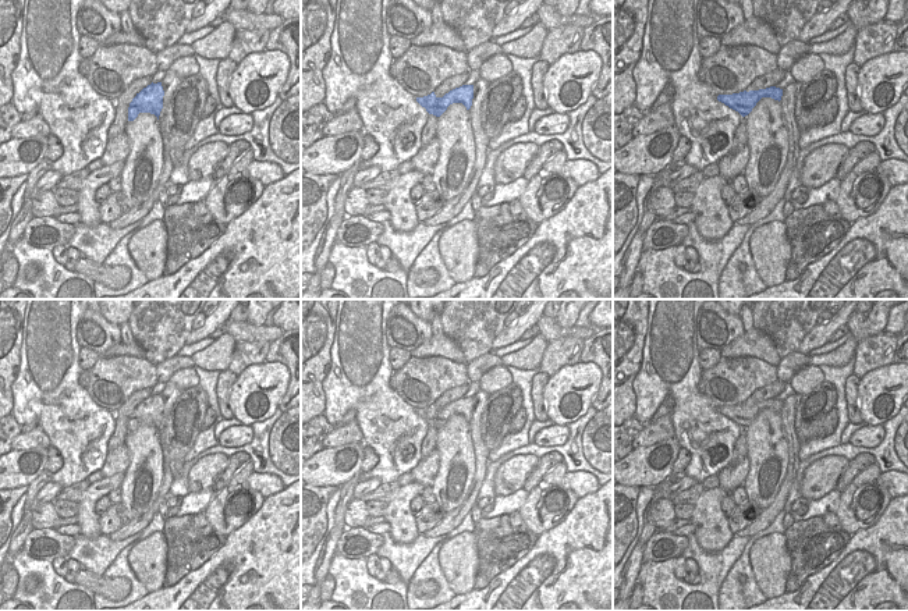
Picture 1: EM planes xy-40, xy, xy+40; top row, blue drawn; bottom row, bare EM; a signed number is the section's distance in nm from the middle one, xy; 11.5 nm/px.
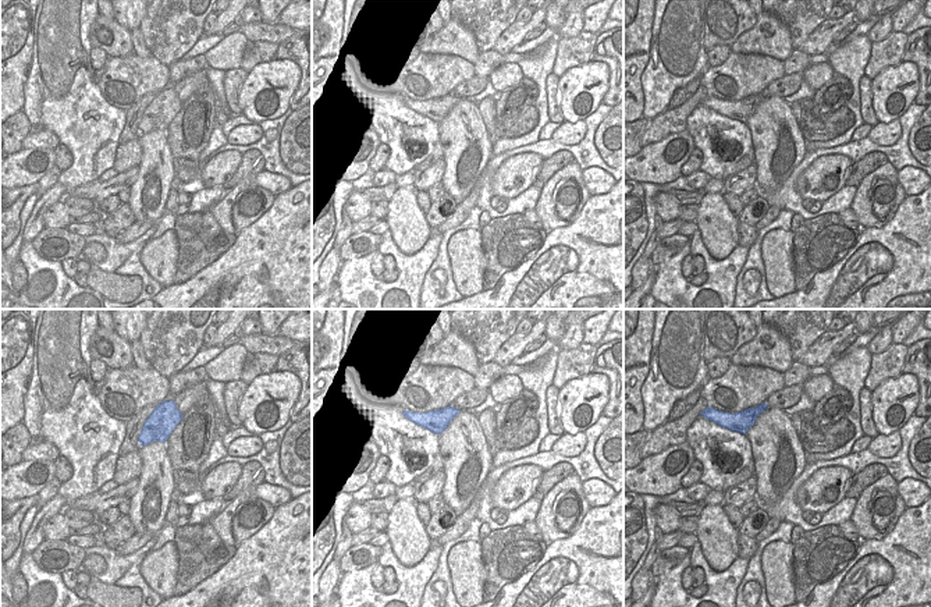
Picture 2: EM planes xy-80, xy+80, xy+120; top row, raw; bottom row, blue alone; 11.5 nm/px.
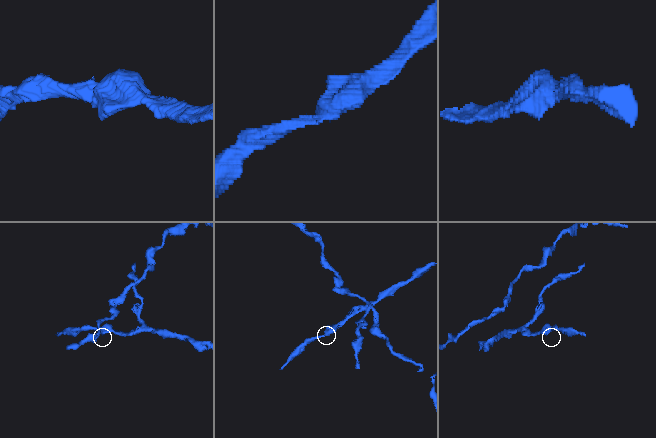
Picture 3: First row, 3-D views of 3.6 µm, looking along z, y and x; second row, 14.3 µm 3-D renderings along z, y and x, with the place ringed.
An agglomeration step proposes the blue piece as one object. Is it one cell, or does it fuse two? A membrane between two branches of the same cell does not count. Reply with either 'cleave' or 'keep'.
keep

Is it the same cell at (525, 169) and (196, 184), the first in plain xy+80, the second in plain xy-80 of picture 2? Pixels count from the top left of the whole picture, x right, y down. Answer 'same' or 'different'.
different

